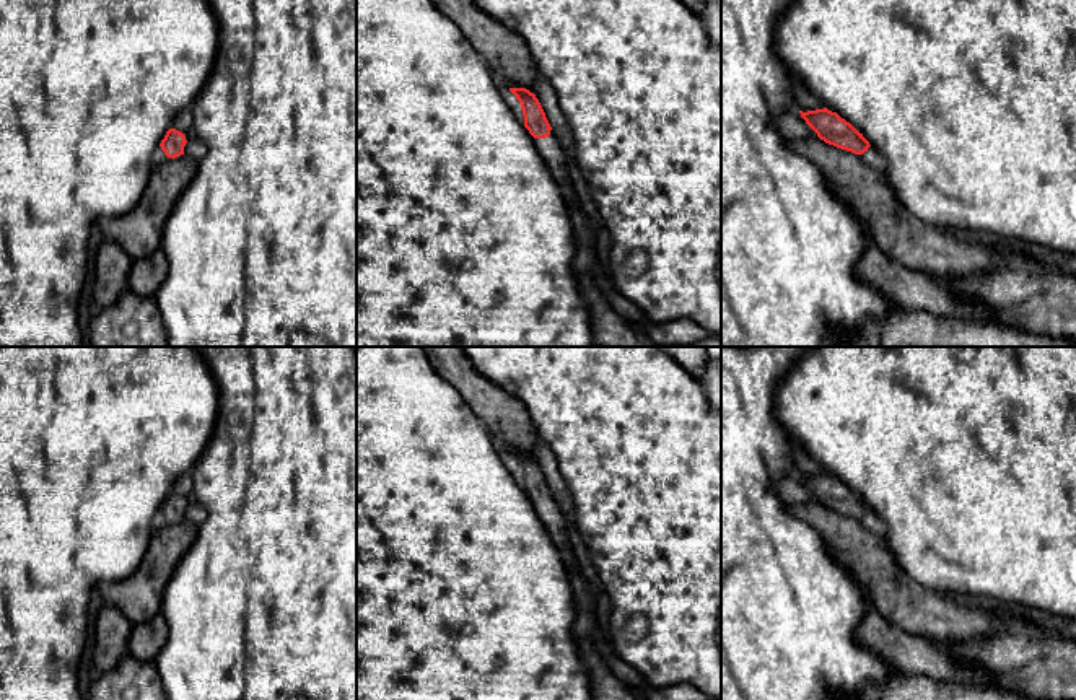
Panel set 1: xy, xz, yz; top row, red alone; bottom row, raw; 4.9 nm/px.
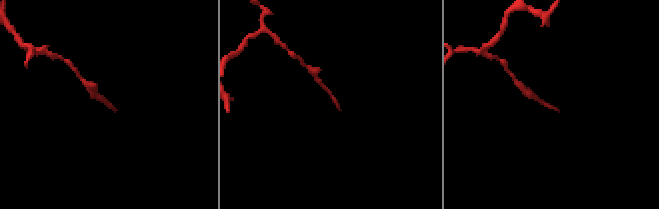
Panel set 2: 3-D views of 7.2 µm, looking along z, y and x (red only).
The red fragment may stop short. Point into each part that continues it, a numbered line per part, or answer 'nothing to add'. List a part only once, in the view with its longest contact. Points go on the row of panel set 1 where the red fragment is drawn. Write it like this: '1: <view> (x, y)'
1: xz (503, 88)

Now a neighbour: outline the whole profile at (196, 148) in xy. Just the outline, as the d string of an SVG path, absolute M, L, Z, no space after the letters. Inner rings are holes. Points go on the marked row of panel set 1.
M192 133L184 147L184 155L194 160L202 160L207 155L207 145L202 138Z

